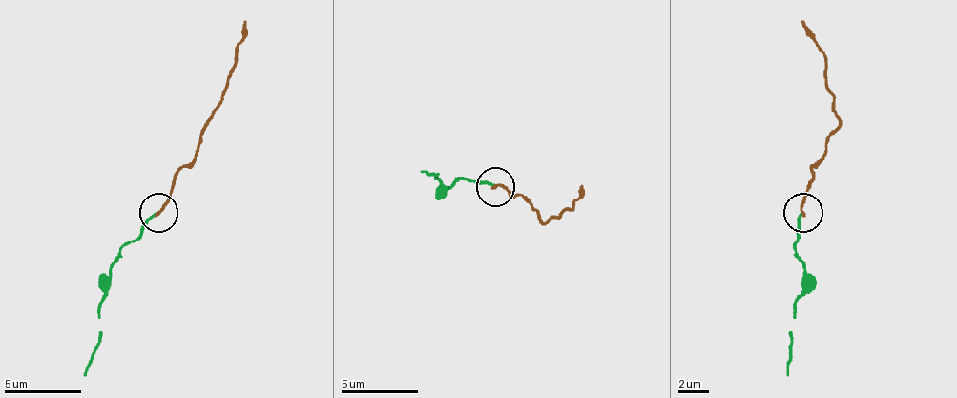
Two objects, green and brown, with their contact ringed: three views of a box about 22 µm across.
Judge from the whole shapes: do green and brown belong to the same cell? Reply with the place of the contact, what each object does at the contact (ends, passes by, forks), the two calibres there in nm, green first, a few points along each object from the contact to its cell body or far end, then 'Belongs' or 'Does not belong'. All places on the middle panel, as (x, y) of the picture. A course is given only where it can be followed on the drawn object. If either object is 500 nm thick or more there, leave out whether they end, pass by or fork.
Place: (495, 186). At the ring green ends. At the ring brown ends. Thickness 140 nm (green) against 180 nm. Course of green: (496, 183), (458, 179), (447, 187), (435, 176), (420, 172). Course of brown: (496, 187), (511, 195), (523, 195), (546, 222), (572, 207), (580, 183). Does not belong

